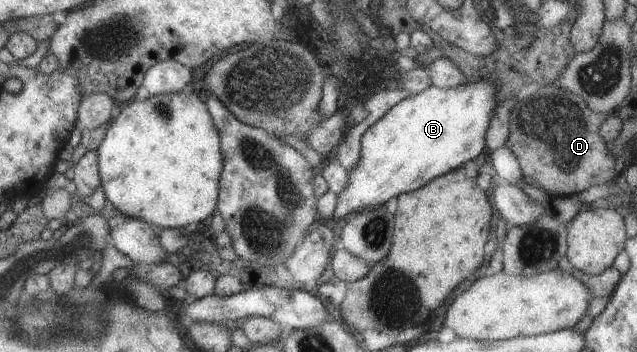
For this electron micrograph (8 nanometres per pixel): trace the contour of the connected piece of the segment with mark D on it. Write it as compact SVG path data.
M554 84L540 87L524 99L516 99L508 115L509 132L505 145L519 163L521 173L552 196L569 197L583 189L611 183L619 165L608 153L599 127L608 115L588 109L575 93Z

